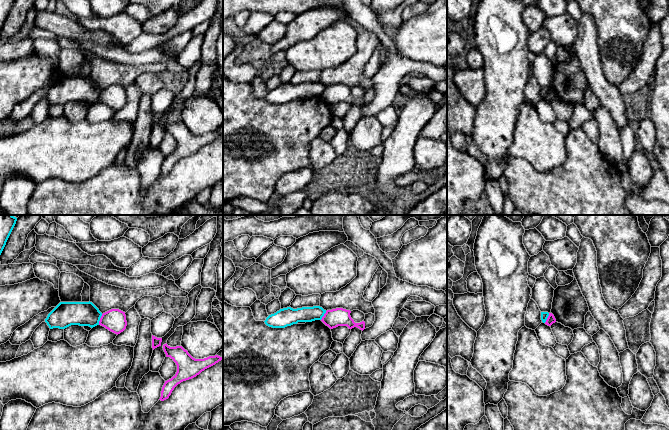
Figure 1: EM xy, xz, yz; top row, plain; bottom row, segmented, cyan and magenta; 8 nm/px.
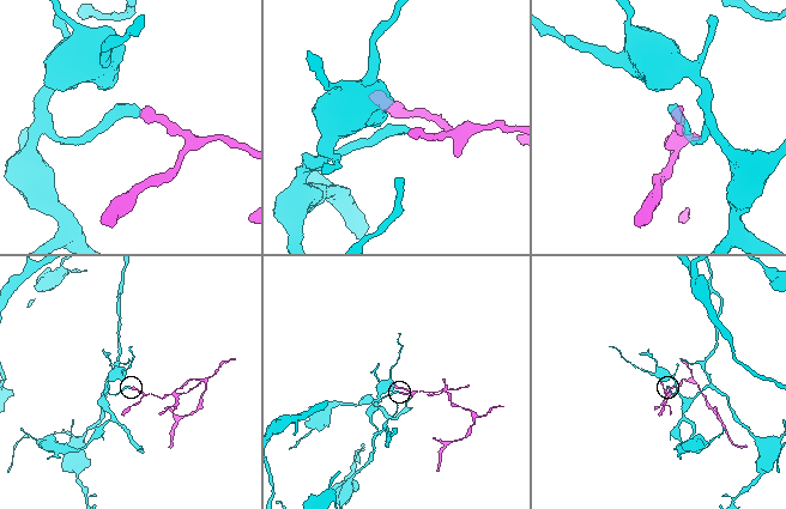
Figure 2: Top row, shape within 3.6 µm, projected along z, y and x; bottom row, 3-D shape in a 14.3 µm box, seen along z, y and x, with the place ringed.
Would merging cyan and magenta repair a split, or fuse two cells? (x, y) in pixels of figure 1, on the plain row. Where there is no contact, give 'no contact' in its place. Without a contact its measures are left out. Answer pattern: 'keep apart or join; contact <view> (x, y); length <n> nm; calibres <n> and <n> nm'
keep apart; contact xy (99, 95); length 90 nm; calibres 190 and 180 nm

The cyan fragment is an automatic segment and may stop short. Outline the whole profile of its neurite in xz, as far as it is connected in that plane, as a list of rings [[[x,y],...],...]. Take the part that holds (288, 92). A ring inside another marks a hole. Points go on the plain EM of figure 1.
[[[320,82],[297,85],[287,83],[269,91],[264,98],[267,102],[272,104],[285,104],[297,100],[298,98],[321,96],[325,89],[326,86]]]

